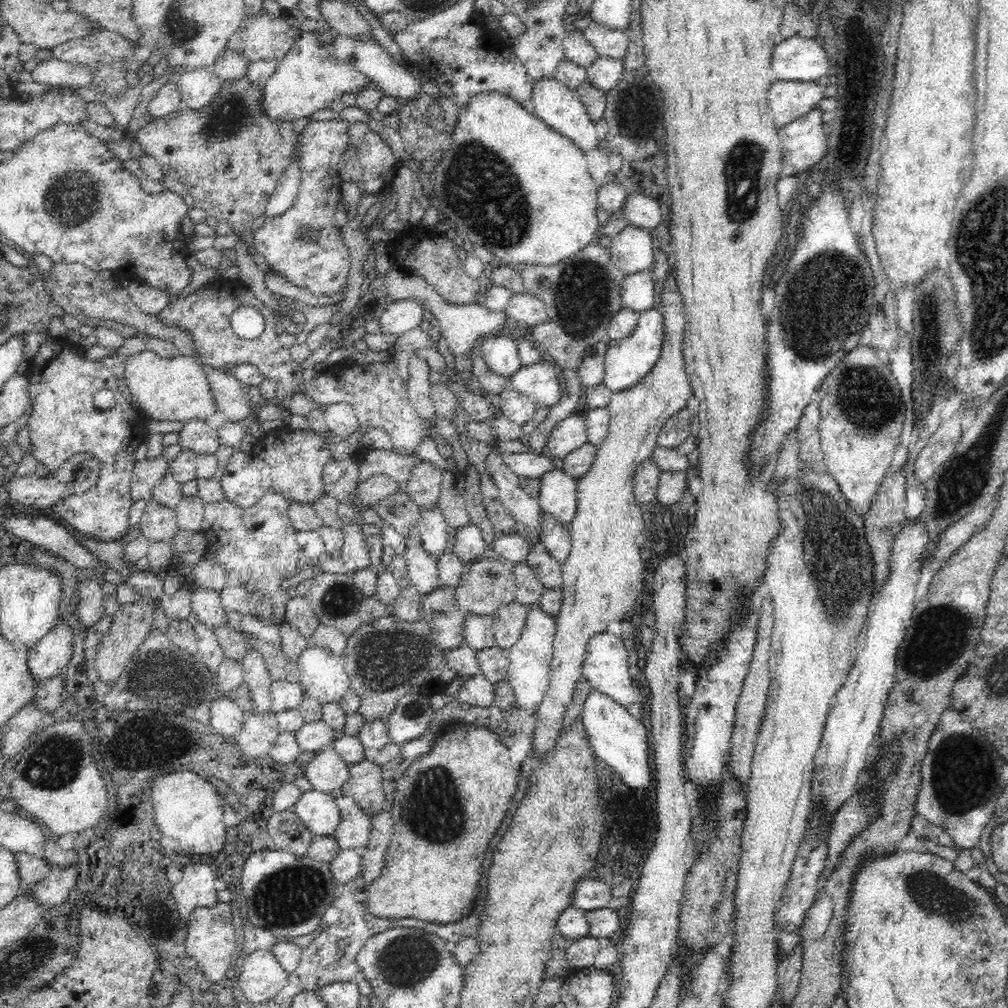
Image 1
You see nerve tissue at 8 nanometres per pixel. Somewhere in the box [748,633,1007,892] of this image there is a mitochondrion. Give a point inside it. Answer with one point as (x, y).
(961, 774)

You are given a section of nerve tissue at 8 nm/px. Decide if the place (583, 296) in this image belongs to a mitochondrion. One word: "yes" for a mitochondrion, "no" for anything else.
yes

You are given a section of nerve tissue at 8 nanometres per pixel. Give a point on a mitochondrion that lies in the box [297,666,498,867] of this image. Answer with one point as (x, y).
(434, 814)

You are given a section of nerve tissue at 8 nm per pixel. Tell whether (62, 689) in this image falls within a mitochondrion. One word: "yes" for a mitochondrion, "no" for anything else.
no

